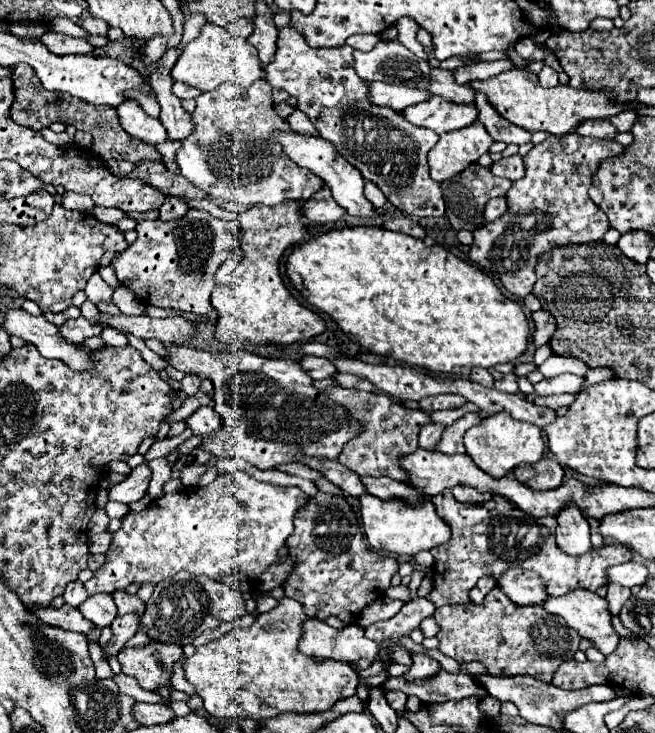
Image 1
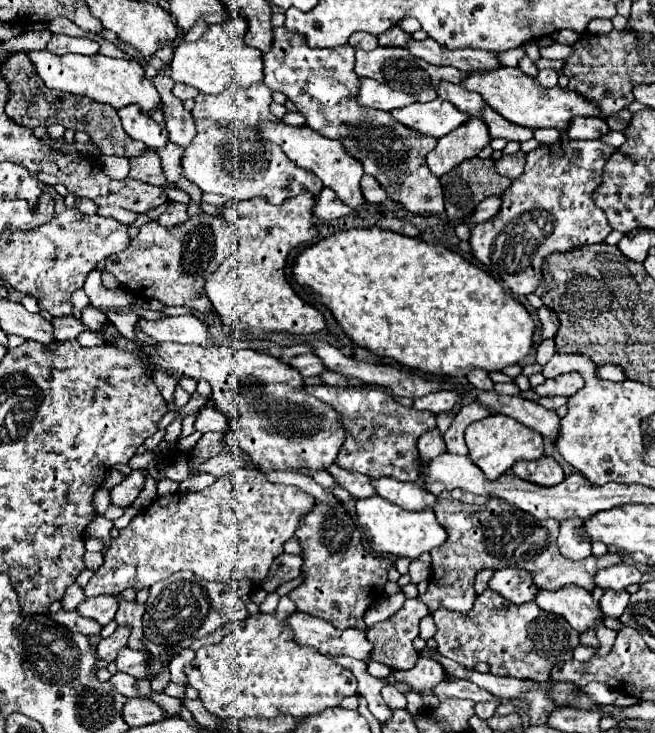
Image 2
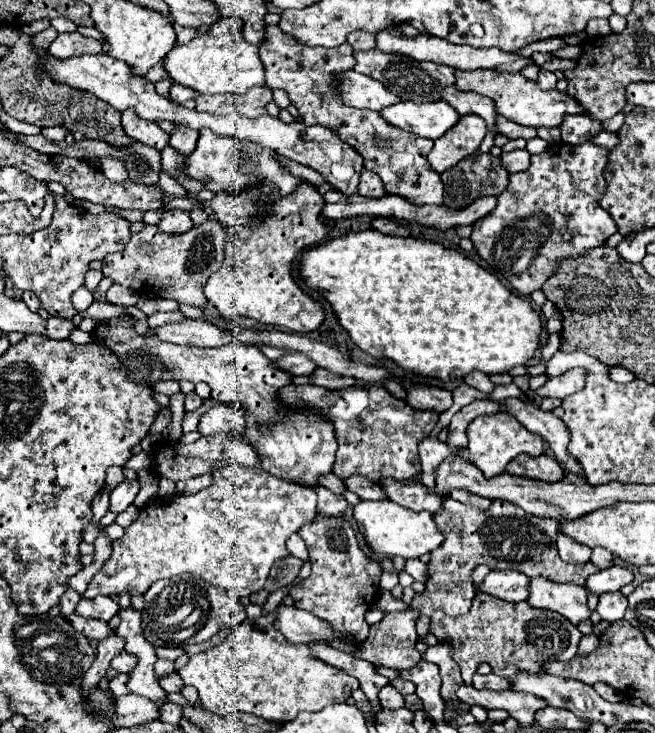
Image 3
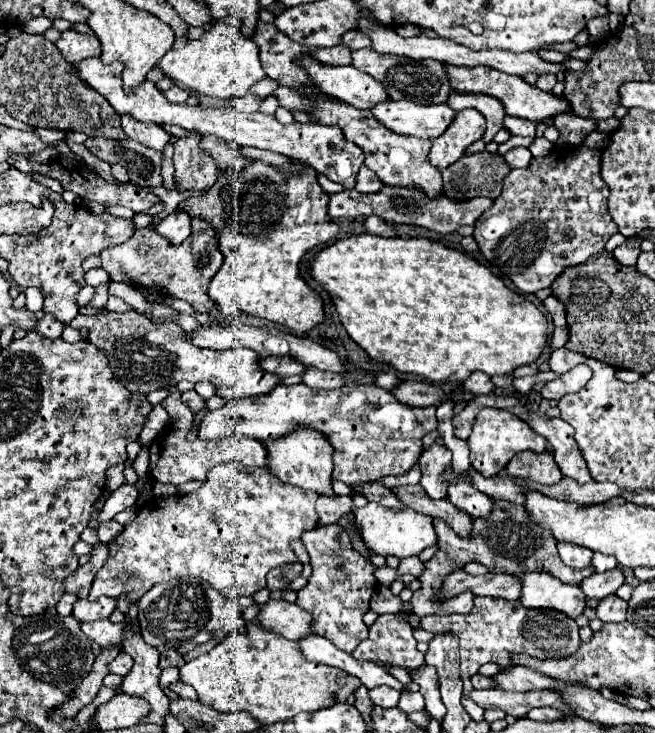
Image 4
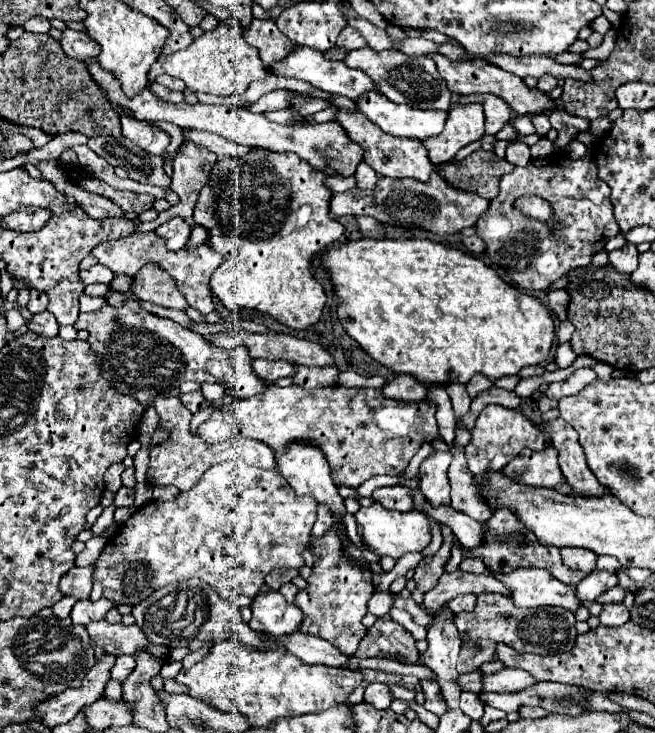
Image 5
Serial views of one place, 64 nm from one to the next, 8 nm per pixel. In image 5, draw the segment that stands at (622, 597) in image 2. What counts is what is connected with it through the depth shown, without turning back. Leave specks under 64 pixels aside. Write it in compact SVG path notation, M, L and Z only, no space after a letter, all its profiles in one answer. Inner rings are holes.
M606 604L602 614L598 616L600 622L608 628L616 628L616 626L622 626L630 620L630 614L628 610L624 608L624 604Z

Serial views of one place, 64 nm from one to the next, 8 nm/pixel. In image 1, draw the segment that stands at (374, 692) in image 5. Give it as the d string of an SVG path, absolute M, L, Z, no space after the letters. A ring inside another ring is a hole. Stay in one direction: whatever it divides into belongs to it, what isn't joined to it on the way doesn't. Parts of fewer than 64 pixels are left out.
M386 692L386 700L398 714L406 710L406 696L402 692Z

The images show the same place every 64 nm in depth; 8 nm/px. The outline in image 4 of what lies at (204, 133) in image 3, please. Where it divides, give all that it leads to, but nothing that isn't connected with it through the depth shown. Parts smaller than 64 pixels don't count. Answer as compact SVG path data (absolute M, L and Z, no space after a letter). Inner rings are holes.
M204 136L204 140L200 142L200 148L208 150L212 154L220 172L224 172L226 168L232 168L232 170L240 172L246 166L246 158L238 152L238 148L224 146L224 142L218 140L216 136Z

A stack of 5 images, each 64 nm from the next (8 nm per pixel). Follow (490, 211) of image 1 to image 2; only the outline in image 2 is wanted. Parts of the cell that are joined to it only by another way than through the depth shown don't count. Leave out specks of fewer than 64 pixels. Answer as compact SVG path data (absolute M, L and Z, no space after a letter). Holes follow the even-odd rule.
M488 196L484 198L478 206L476 212L472 212L472 216L468 216L468 224L476 224L476 222L486 222L490 220L496 212L500 210L500 198L498 196Z

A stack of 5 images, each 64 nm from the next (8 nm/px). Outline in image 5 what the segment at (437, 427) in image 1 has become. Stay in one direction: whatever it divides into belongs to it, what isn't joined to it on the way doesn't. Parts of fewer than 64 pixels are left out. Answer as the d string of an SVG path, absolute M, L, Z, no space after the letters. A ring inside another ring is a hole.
M434 452L428 460L420 464L420 492L434 508L450 504L450 484L448 484L448 466L450 452Z

